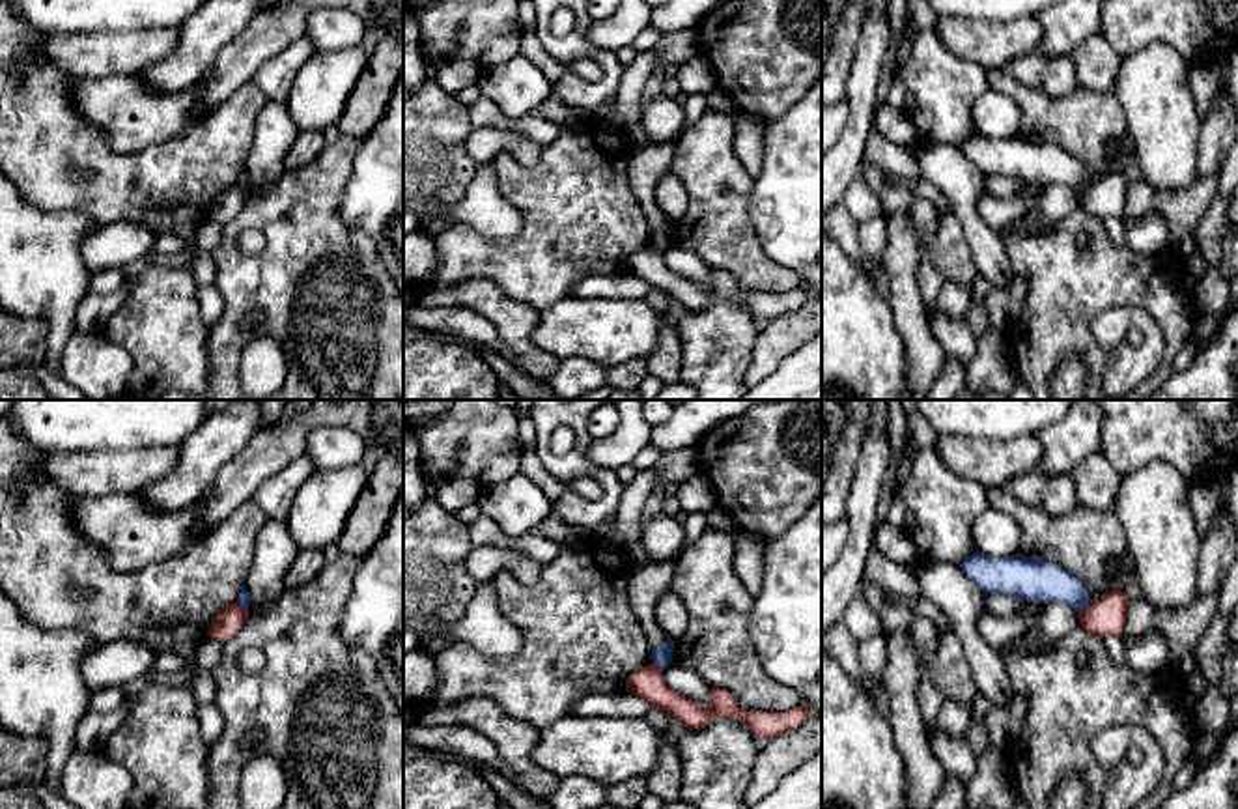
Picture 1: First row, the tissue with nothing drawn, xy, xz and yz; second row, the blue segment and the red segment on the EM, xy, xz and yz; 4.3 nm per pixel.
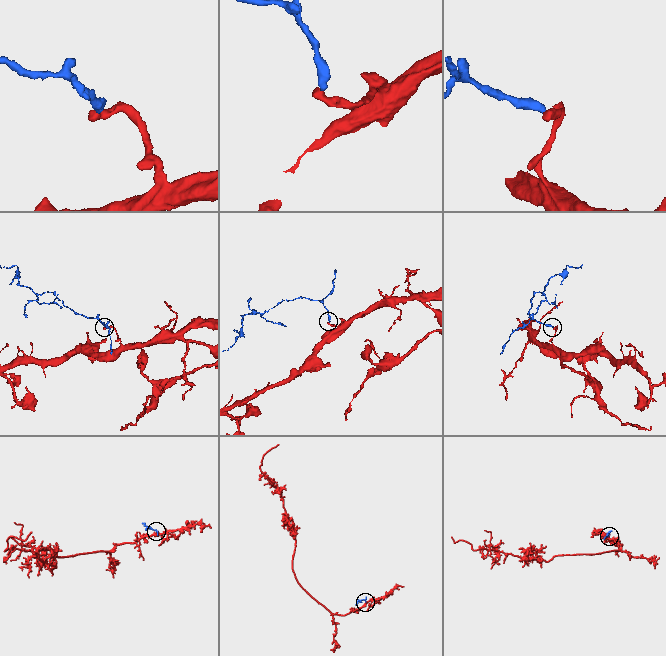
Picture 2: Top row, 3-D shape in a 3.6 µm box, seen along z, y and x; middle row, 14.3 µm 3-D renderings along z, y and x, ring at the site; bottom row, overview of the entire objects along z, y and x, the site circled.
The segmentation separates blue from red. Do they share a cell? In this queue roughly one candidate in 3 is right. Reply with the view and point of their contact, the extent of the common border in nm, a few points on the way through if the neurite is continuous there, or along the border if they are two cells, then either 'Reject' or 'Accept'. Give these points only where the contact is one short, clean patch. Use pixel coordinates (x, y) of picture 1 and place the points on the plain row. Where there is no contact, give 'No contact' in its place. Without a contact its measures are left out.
Touches blue at yz (1085, 187). Shared border 80 nm. Boundary: yz (1093, 182), (1080, 193). Reject

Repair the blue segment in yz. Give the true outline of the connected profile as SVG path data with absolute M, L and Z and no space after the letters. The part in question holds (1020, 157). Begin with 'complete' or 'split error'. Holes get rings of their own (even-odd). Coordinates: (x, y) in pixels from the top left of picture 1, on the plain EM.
complete; M973 135L962 153L986 176L1010 176L1027 183L1064 185L1083 192L1092 181L1083 163L1059 146L1034 142L1021 135L990 138Z

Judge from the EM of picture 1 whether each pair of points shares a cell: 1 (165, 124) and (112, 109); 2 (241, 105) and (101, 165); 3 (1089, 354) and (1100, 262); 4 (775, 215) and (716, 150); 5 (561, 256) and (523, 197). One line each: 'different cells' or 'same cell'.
1: same cell
2: same cell
3: same cell
4: different cells
5: same cell

